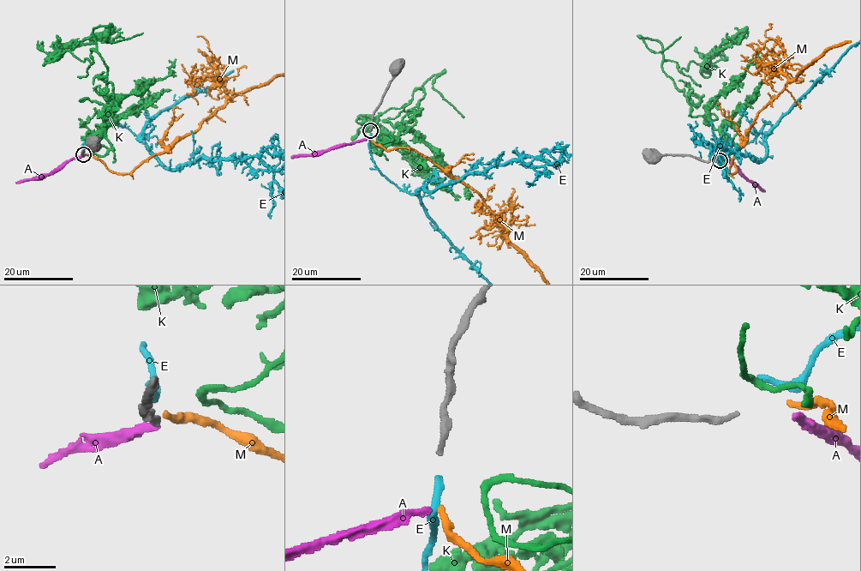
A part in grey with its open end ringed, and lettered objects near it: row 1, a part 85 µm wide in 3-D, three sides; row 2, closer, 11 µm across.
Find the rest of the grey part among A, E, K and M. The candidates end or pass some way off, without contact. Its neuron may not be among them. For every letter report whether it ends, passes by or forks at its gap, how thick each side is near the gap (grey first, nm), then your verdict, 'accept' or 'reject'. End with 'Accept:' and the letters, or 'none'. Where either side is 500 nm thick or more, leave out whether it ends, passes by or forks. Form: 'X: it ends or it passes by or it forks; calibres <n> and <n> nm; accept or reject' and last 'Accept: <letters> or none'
A: it ends; calibres 190 and 260 nm; reject
E: it ends; calibres 190 and 240 nm; reject
K: it passes by; calibres 190 and 240 nm; reject
M: it ends; calibres 190 and 240 nm; accept
Accept: M

